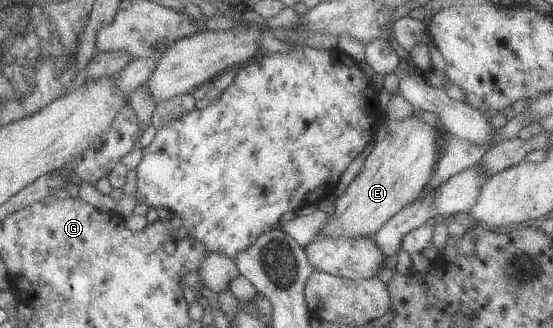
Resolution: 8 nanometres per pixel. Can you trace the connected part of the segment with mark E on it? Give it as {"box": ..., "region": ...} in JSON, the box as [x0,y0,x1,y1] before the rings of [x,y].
{"box":[317,114,443,237],"region":[[[414,114],[400,121],[386,121],[387,134],[381,142],[372,142],[372,150],[366,156],[364,164],[344,194],[336,198],[334,202],[334,214],[327,216],[327,222],[318,232],[317,236],[330,237],[367,237],[376,232],[402,208],[416,201],[427,183],[431,180],[434,167],[439,158],[440,141],[443,139],[443,131],[438,125],[430,125],[421,122]]]}

